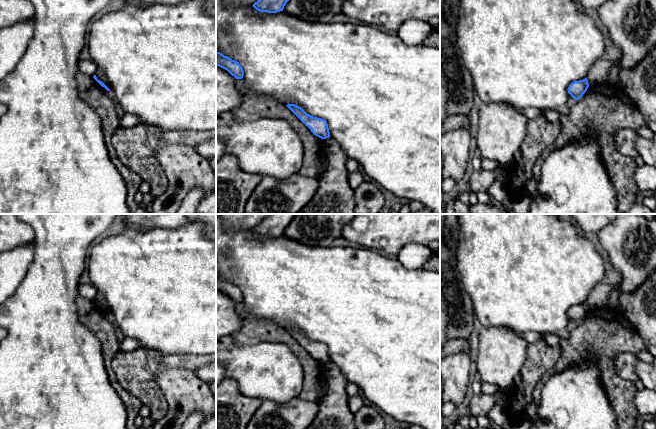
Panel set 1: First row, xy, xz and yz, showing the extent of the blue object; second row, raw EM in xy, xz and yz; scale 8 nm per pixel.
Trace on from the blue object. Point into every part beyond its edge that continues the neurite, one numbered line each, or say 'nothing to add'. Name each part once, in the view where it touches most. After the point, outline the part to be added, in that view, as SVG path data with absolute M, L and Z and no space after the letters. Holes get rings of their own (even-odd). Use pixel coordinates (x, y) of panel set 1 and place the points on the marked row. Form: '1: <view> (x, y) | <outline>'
nothing to add

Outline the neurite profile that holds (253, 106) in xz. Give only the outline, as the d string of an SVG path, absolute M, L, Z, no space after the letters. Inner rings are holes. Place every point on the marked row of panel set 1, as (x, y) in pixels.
M243 79L236 80L236 87L241 95L241 104L231 111L234 121L254 121L261 118L280 118L287 121L303 143L303 165L297 174L320 178L317 158L325 156L322 139L315 136L285 104L269 96L257 94L247 87Z

